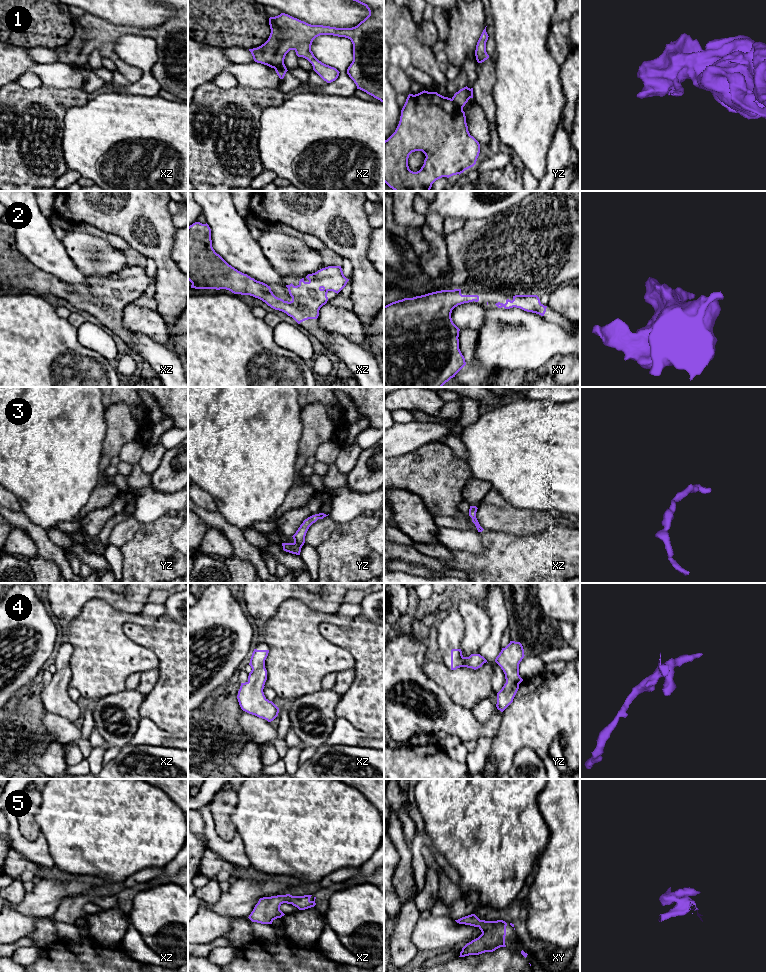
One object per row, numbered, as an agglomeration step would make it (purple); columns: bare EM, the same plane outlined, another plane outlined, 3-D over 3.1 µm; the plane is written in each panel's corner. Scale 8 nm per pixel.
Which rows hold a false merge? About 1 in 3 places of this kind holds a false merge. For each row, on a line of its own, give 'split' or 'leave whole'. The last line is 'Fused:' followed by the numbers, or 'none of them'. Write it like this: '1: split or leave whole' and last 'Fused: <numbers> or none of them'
1: split
2: leave whole
3: leave whole
4: leave whole
5: leave whole
Fused: 1

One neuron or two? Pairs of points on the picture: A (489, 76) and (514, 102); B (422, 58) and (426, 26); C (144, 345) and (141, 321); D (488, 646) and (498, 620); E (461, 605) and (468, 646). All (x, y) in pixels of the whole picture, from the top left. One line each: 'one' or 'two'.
A: two
B: two
C: two
D: one
E: one

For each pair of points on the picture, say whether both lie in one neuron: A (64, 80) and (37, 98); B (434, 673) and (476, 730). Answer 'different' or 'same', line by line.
A: different
B: different

